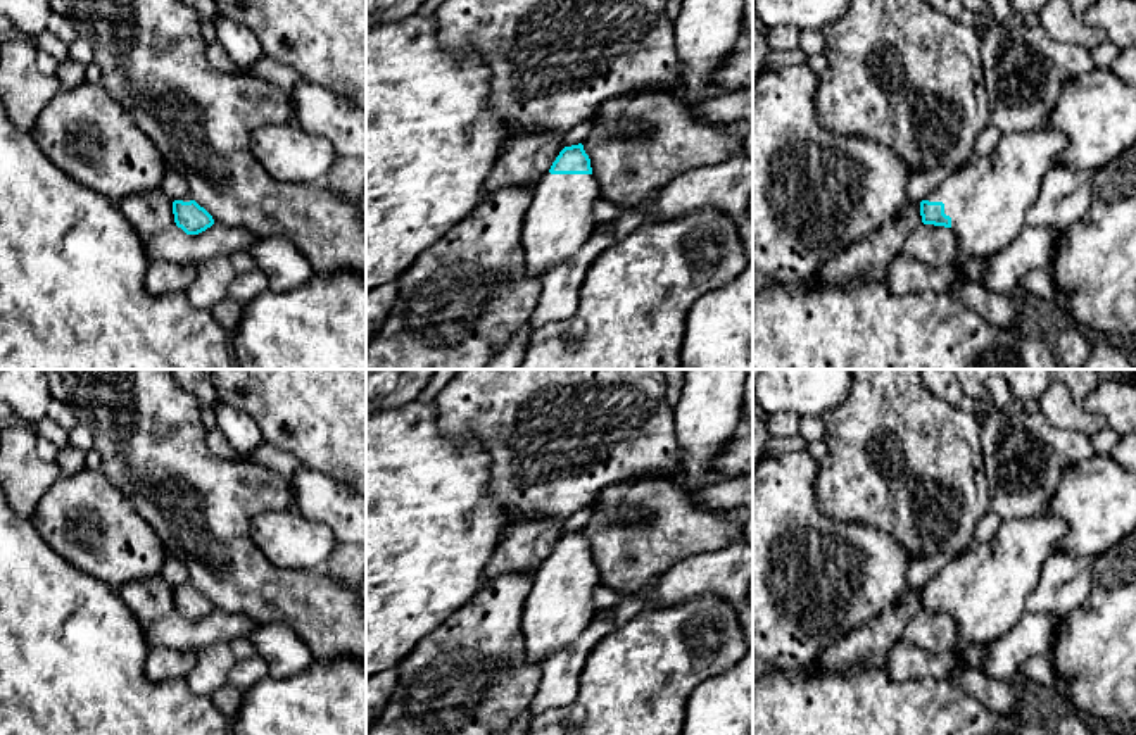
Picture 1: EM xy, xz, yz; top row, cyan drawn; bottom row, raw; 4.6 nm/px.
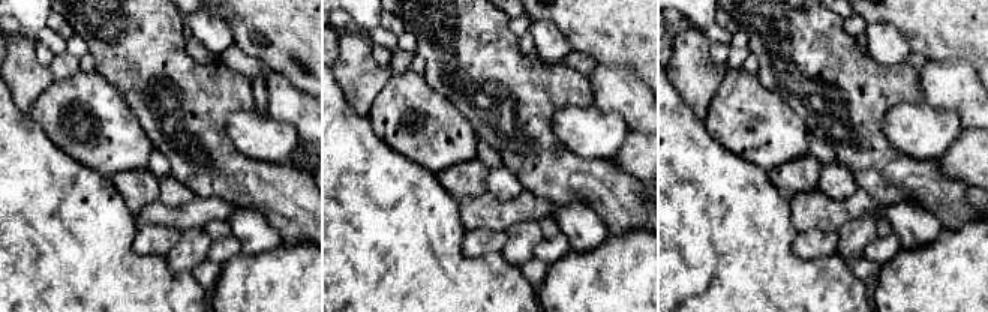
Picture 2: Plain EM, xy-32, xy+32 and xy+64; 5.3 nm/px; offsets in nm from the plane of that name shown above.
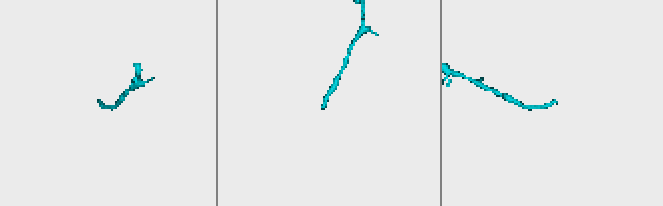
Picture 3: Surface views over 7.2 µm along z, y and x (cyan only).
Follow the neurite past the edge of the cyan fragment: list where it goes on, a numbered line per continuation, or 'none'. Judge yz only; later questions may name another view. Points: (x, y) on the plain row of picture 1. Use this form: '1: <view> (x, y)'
1: yz (988, 584)

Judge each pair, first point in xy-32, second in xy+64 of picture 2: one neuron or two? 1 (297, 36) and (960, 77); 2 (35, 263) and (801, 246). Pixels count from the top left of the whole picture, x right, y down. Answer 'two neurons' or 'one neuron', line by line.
1: two neurons
2: two neurons

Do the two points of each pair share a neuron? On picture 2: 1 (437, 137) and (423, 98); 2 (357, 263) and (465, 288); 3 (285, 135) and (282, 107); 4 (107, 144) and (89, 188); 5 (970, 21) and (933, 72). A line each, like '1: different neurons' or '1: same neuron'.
1: same neuron
2: same neuron
3: different neurons
4: different neurons
5: different neurons

